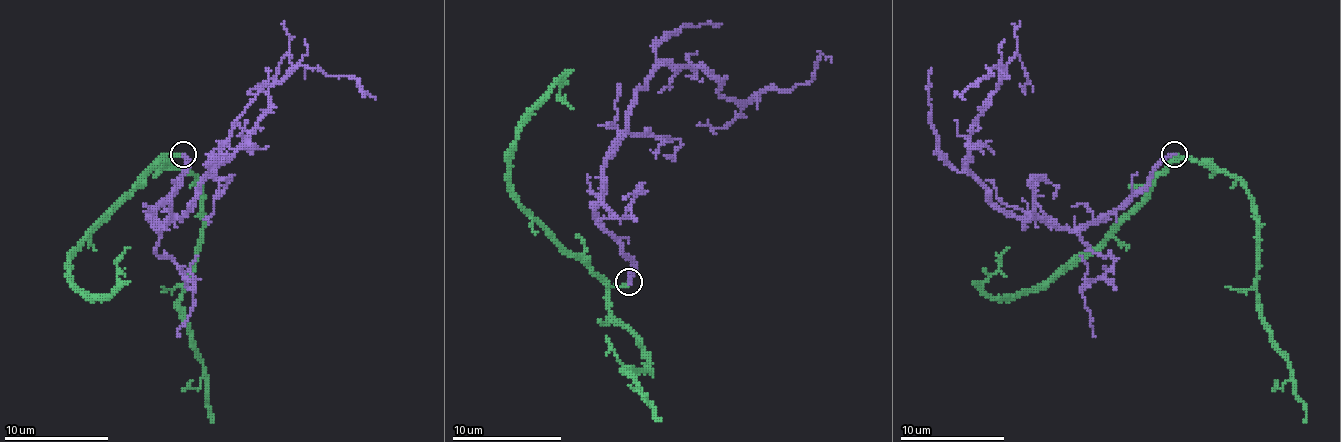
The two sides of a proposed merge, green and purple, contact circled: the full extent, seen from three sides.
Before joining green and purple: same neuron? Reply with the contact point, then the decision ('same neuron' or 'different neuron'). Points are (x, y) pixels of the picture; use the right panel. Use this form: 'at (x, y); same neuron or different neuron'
at (1174, 154); different neuron

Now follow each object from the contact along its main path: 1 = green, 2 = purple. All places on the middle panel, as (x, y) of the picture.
1: (628, 281), (609, 289), (609, 311), (650, 358), (650, 369), (625, 372), (650, 402), (658, 421), (661, 418)
2: (628, 281), (595, 204), (645, 81), (661, 65), (702, 67), (746, 100), (831, 62)

